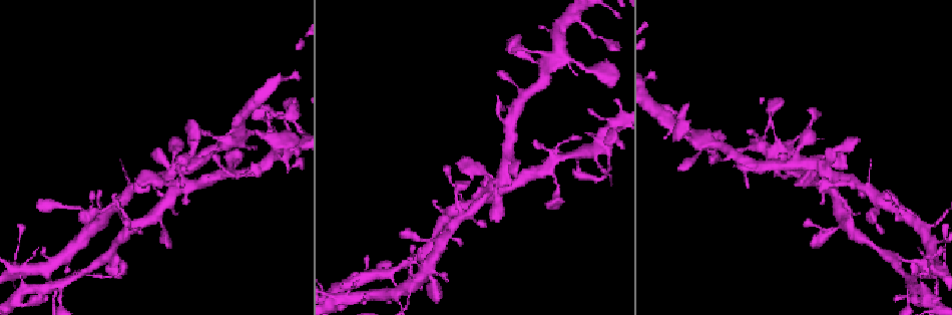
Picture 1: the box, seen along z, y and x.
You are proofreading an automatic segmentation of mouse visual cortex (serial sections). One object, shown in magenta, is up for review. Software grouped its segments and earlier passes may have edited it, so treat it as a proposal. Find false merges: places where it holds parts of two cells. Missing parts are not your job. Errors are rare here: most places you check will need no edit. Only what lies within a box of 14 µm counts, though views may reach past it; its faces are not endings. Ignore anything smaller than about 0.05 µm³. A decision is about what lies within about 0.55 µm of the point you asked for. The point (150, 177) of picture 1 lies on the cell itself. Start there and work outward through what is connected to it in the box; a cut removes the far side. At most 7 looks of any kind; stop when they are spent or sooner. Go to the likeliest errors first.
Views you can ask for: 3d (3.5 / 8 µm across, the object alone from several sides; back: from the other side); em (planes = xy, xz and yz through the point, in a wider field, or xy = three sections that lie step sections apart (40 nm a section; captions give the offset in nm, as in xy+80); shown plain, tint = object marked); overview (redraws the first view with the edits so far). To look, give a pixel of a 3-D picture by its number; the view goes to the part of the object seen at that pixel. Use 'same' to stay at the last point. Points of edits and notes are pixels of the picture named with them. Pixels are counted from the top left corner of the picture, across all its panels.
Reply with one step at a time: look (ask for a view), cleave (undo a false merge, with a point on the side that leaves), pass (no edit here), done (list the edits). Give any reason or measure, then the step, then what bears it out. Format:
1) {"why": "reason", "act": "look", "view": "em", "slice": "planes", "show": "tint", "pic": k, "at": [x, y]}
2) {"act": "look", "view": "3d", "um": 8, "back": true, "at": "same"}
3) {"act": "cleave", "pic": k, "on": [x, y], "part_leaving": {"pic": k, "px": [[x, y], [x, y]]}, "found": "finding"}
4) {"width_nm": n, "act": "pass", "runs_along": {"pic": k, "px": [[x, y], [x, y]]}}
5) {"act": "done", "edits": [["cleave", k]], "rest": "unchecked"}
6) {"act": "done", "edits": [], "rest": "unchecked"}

{"why": "calibre changes", "act": "look", "view": "3d", "um": 3.5, "pic": 1, "at": [185, 184]}

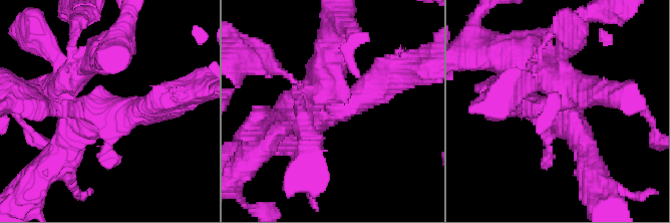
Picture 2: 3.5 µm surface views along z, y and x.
{"why": "need the tissue", "act": "look", "view": "em", "slice": "xy", "step": 1, "show": "tint", "pic": 2, "at": [559, 116]}

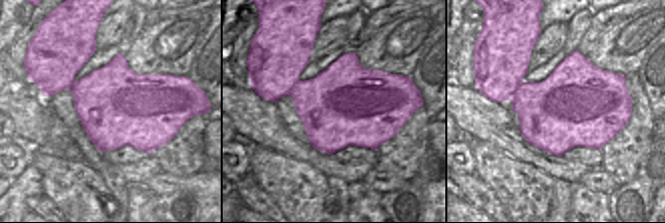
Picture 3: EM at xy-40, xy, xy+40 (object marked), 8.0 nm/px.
{"width_nm": 650, "act": "pass", "runs_along": {"pic": 2, "px": [[61, 112], [123, 115], [163, 102]]}, "found": "continuous, no second cell"}

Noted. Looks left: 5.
{"why": "four-way junction", "act": "look", "view": "3d", "um": 8, "pic": 1, "at": [384, 272]}

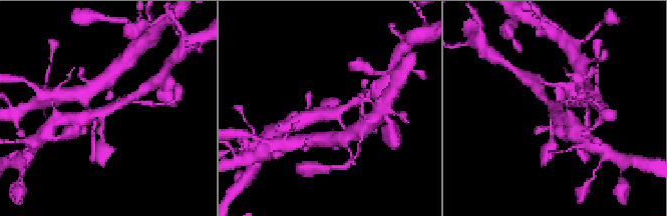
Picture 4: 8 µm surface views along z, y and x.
{"arms": 4, "arm_widths_nm": [150, 150, 250, 450], "why": "shape alone is not enough", "act": "look", "view": "em", "slice": "xy", "step": 2, "show": "tint", "pic": 4, "at": [105, 112]}

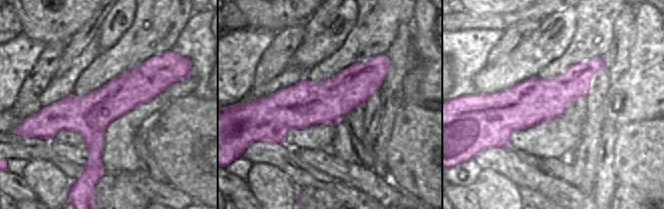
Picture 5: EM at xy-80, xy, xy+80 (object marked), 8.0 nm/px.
{"act": "pass", "runs_along": {"pic": 5, "px": [[167, 81], [93, 113], [40, 113]]}, "found": "one cell here"}

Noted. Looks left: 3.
{"why": "small branch off a trunk", "act": "look", "view": "3d", "um": 3.5, "pic": 1, "at": [554, 163]}

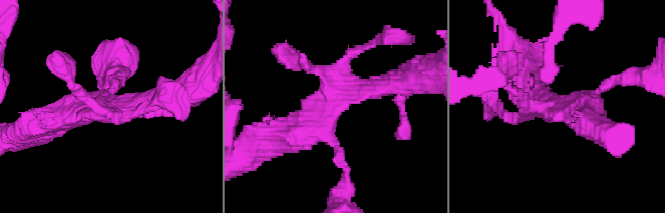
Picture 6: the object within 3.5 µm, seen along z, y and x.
{"act": "look", "view": "em", "slice": "xy", "step": 2, "show": "tint", "pic": 6, "at": [333, 101]}

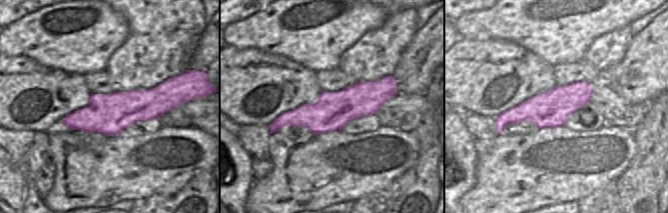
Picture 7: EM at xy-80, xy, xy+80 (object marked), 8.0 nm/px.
{"act": "pass", "found": "one cell here"}

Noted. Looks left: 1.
{"act": "done", "edits": [], "rest": "unchecked"}

